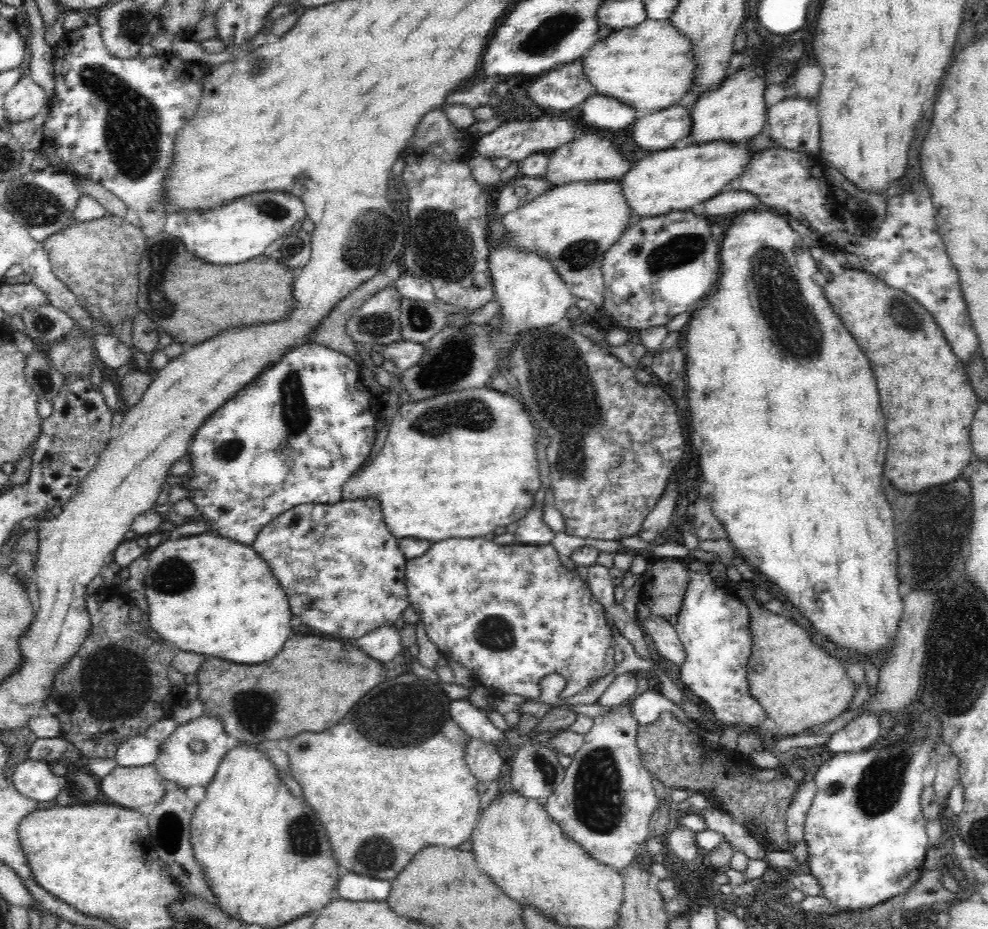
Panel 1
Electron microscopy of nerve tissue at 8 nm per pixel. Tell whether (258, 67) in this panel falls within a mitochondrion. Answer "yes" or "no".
yes

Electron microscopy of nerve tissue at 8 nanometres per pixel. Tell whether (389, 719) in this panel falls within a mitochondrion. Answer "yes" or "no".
yes

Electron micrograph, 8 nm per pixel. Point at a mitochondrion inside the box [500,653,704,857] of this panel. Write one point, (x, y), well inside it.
(596, 799)

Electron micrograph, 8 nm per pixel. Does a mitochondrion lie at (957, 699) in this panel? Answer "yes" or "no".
yes

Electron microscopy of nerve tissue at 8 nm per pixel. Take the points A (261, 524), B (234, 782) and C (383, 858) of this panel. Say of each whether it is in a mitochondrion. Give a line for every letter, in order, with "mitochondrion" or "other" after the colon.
A: other
B: other
C: mitochondrion

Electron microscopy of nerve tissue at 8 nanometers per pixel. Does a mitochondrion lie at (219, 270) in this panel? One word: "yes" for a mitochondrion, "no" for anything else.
no

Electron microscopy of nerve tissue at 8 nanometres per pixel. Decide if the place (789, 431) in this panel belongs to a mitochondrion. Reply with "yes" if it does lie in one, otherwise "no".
no

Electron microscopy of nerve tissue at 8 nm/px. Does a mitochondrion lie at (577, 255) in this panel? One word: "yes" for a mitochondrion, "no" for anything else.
yes

